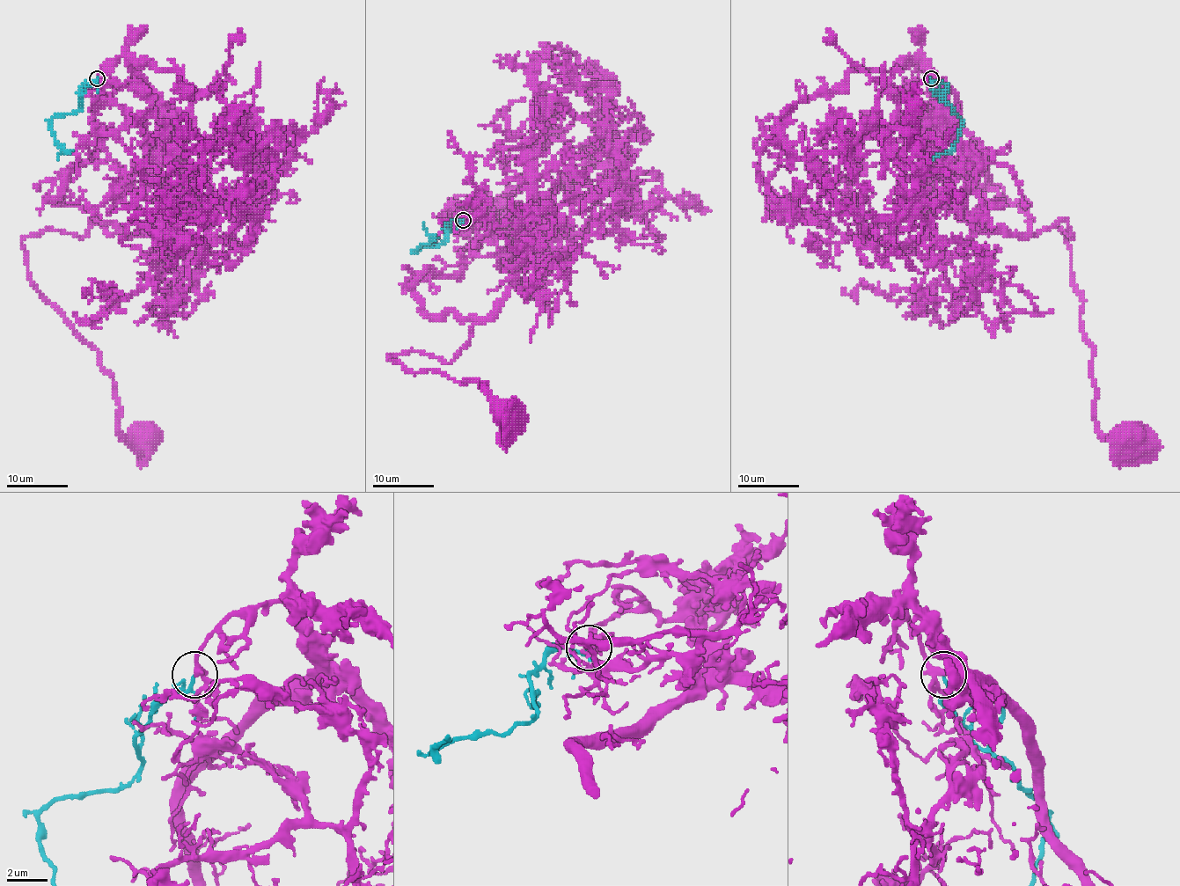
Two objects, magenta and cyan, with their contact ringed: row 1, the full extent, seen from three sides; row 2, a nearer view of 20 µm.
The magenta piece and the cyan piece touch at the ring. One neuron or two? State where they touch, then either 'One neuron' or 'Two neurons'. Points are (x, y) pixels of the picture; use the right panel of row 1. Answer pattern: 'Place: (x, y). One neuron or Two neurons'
Place: (931, 78). Two neurons

